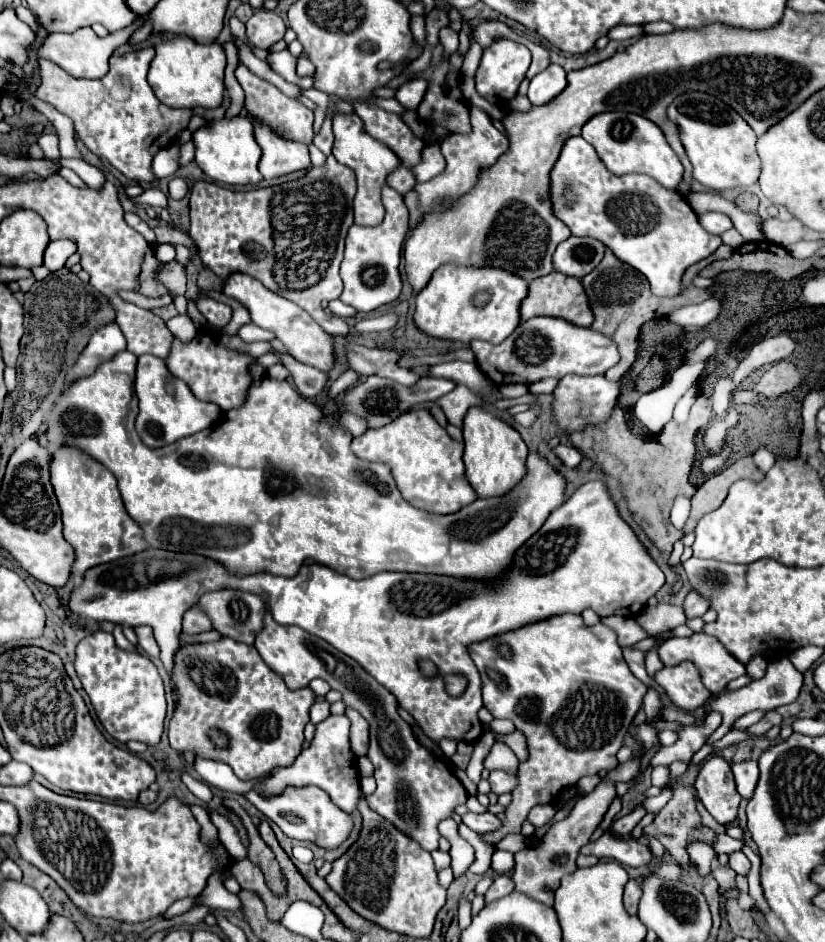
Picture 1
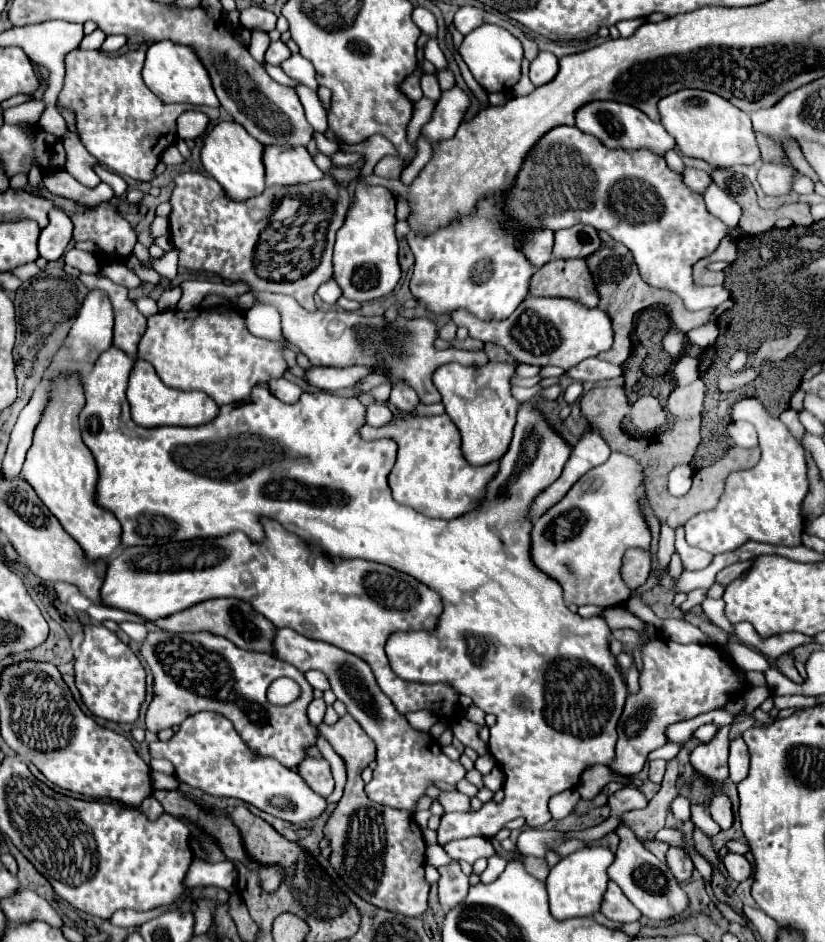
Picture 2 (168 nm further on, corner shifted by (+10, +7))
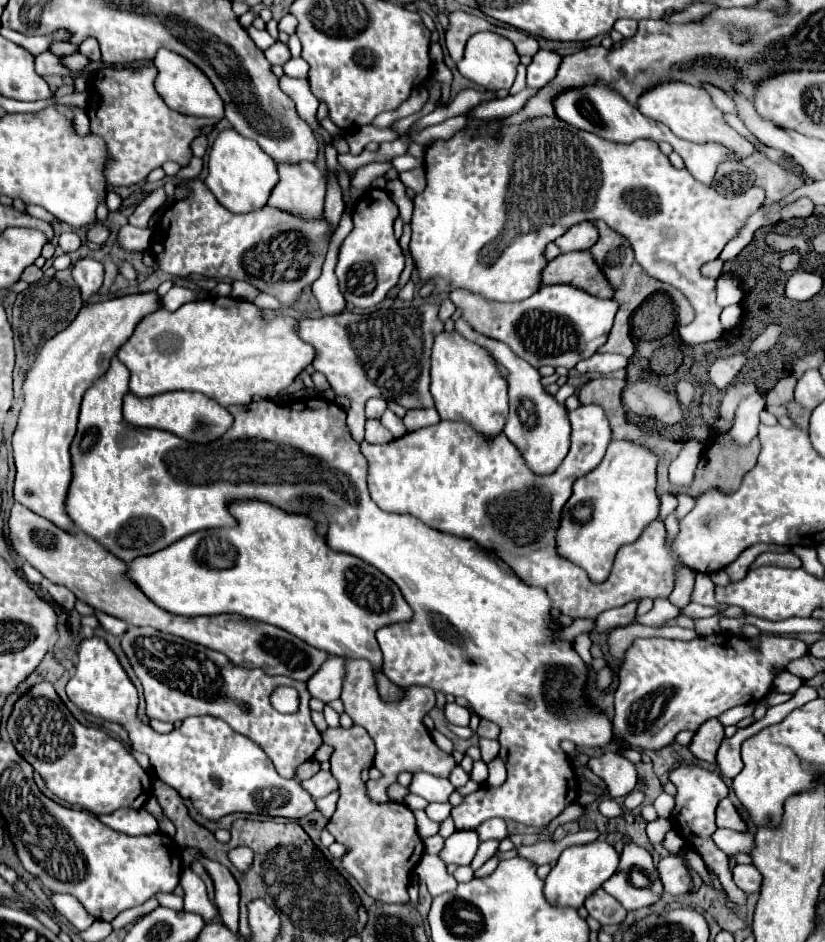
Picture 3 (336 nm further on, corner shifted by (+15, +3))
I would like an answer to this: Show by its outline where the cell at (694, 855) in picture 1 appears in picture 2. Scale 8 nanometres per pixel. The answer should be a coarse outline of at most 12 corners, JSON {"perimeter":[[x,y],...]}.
{"perimeter":[[669,848],[667,864],[679,882],[691,878],[693,862],[683,848]]}

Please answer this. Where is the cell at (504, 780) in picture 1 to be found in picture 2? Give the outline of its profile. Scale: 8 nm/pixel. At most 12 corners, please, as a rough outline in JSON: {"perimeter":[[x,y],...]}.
{"perimeter":[[491,754],[475,760],[475,768],[481,774],[489,774],[495,768]]}

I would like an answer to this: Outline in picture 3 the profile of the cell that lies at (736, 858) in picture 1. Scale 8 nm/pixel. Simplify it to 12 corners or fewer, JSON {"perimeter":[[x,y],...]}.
{"perimeter":[[738,864],[736,886],[746,892],[760,892],[762,874],[756,866]]}

